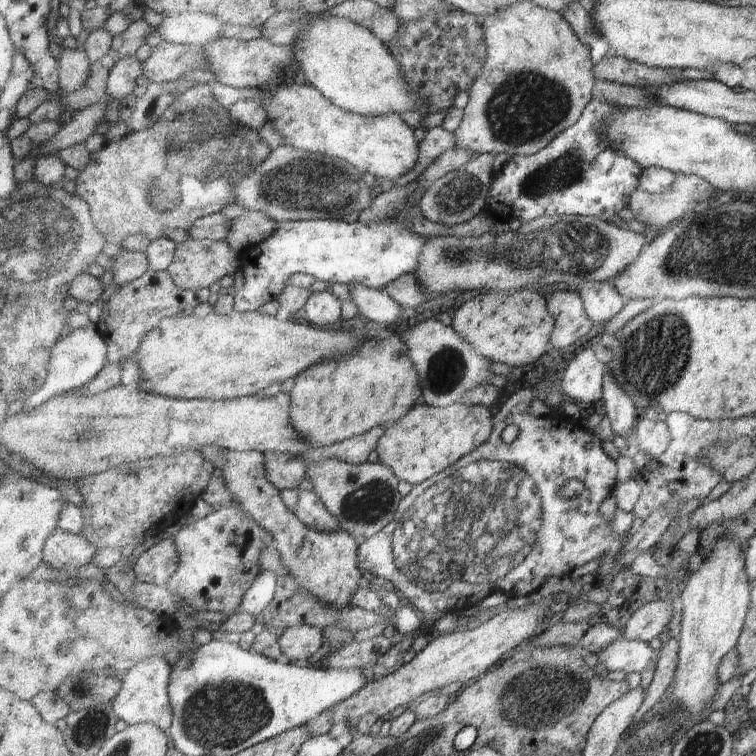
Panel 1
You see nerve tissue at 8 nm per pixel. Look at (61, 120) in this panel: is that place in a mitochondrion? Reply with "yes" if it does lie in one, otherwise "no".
no

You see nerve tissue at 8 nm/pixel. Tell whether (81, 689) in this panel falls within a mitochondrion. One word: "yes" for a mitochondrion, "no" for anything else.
yes

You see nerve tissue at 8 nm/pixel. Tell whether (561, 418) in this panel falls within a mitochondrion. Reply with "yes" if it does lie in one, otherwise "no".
no

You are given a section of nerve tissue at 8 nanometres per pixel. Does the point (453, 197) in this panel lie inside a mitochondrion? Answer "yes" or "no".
yes

